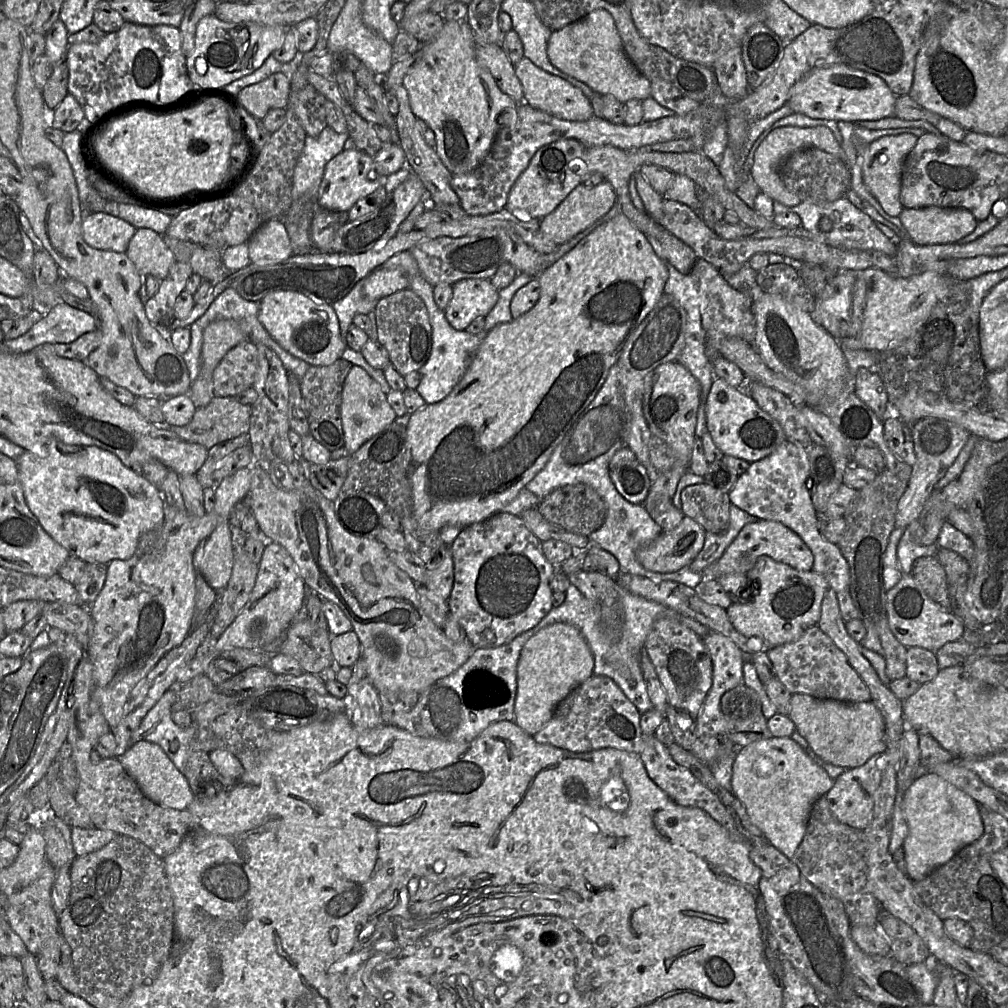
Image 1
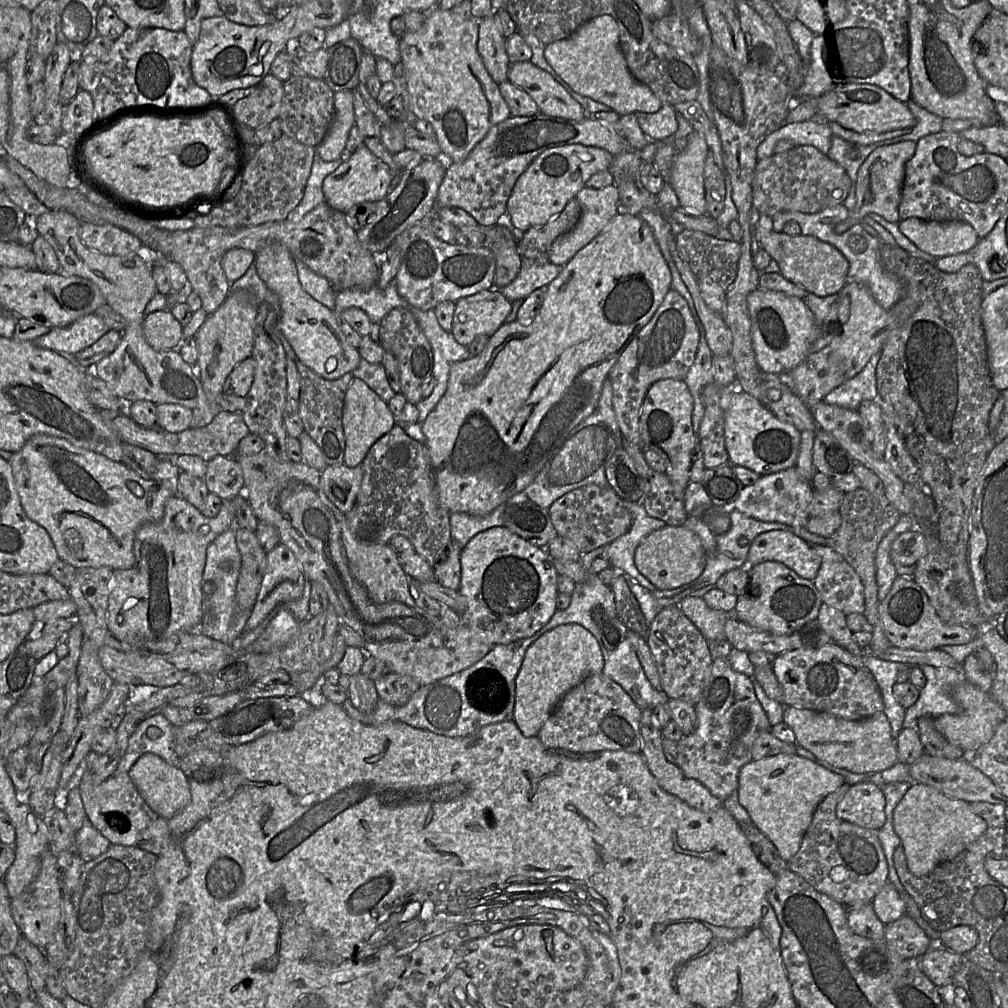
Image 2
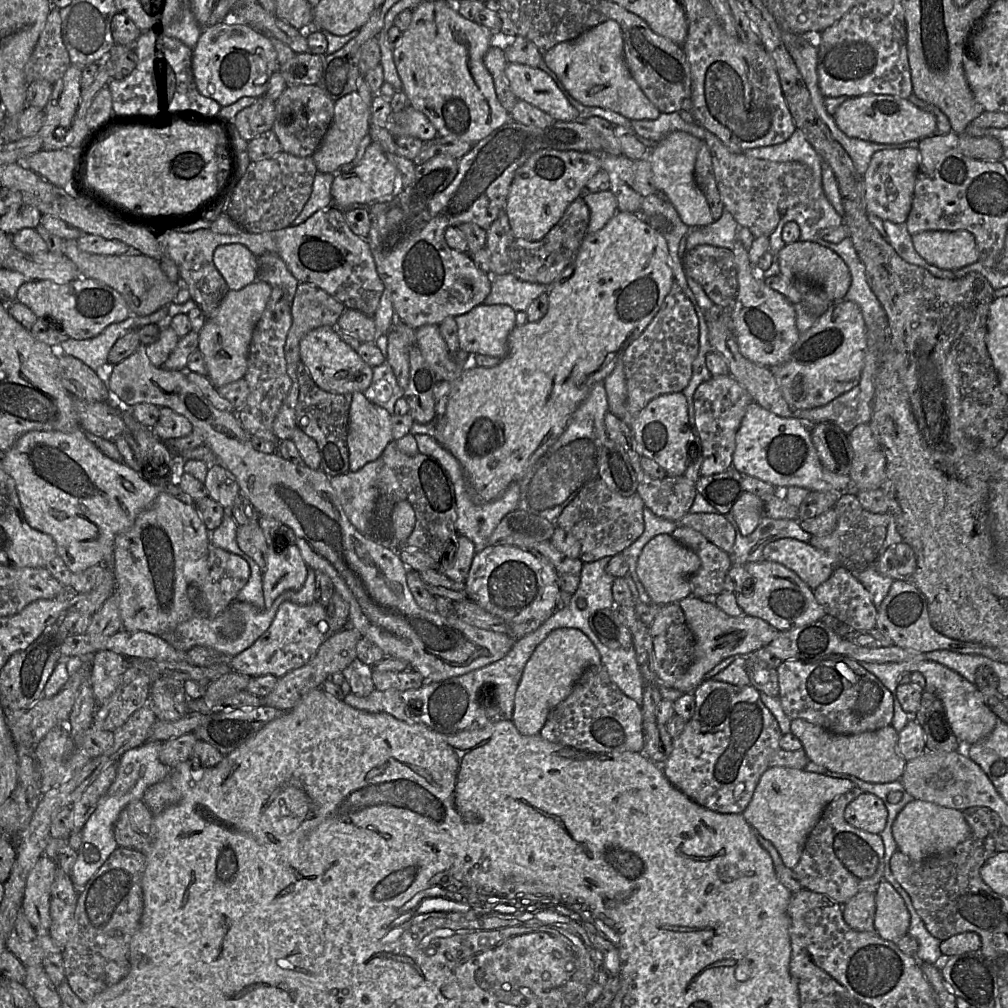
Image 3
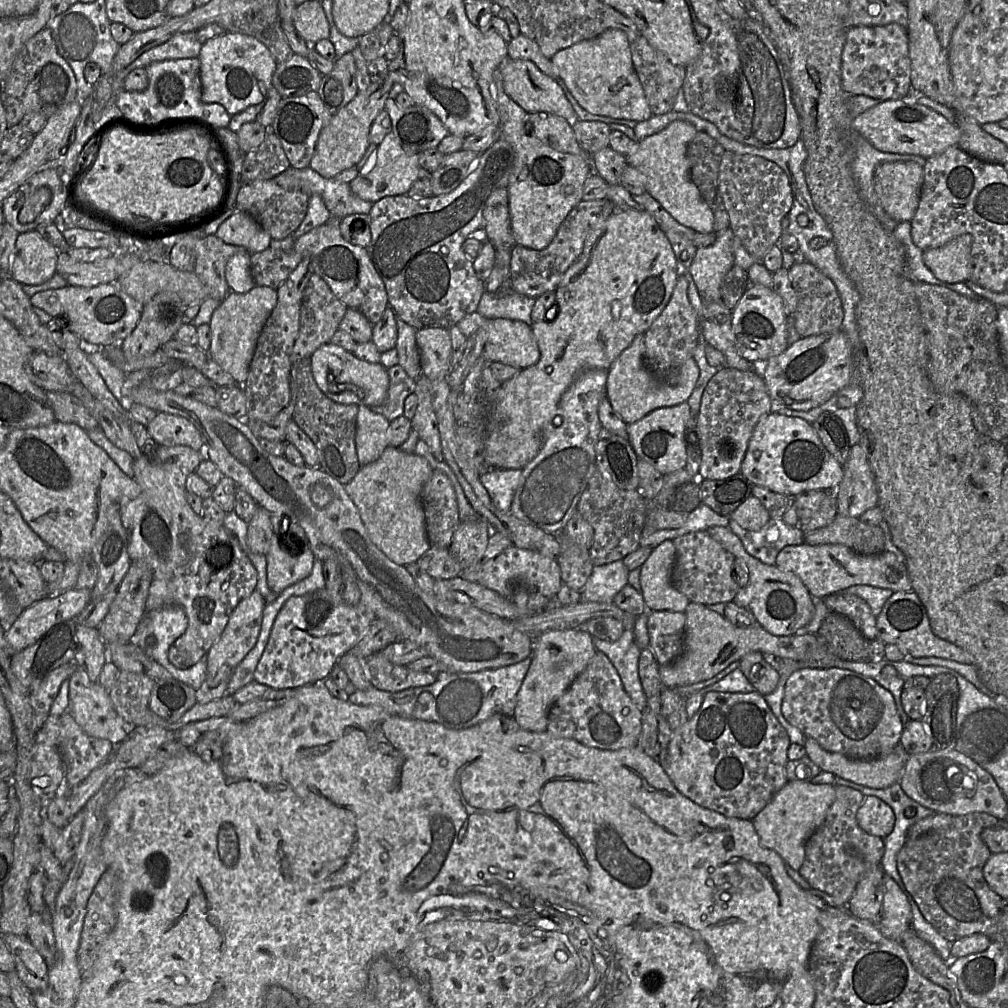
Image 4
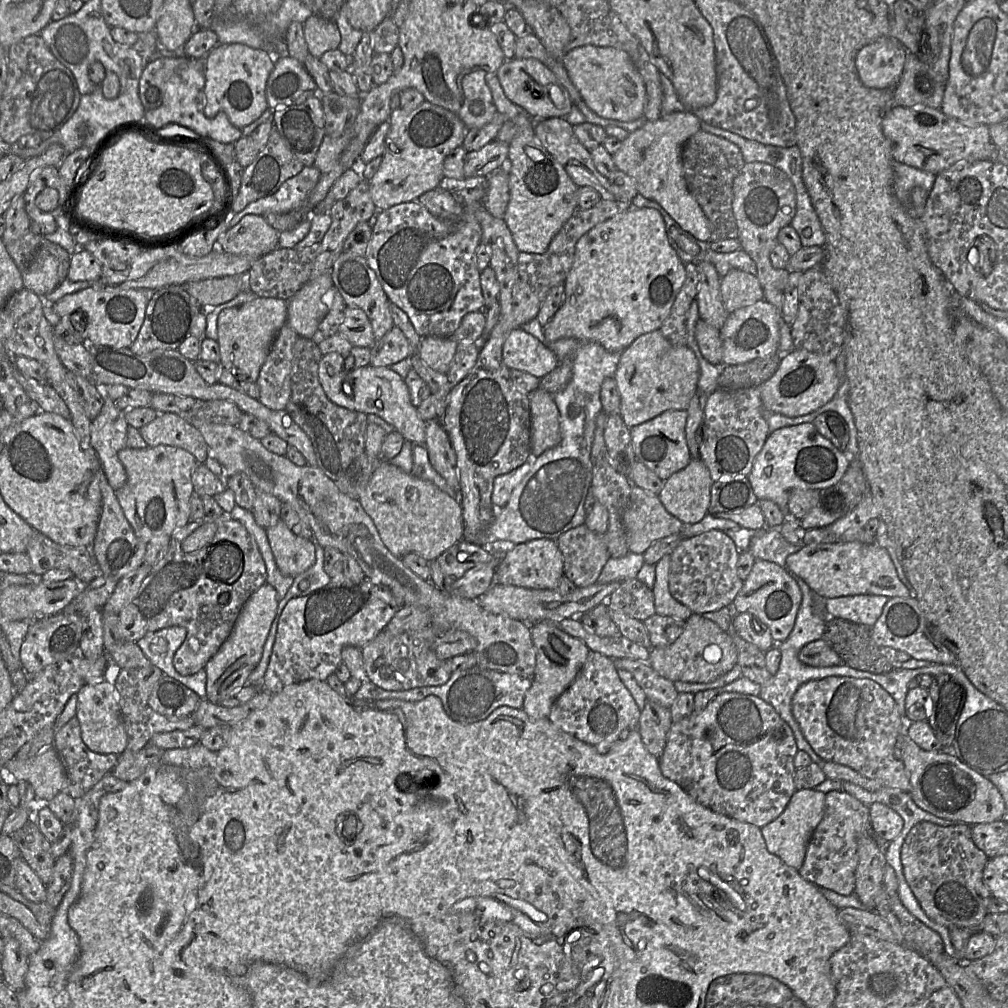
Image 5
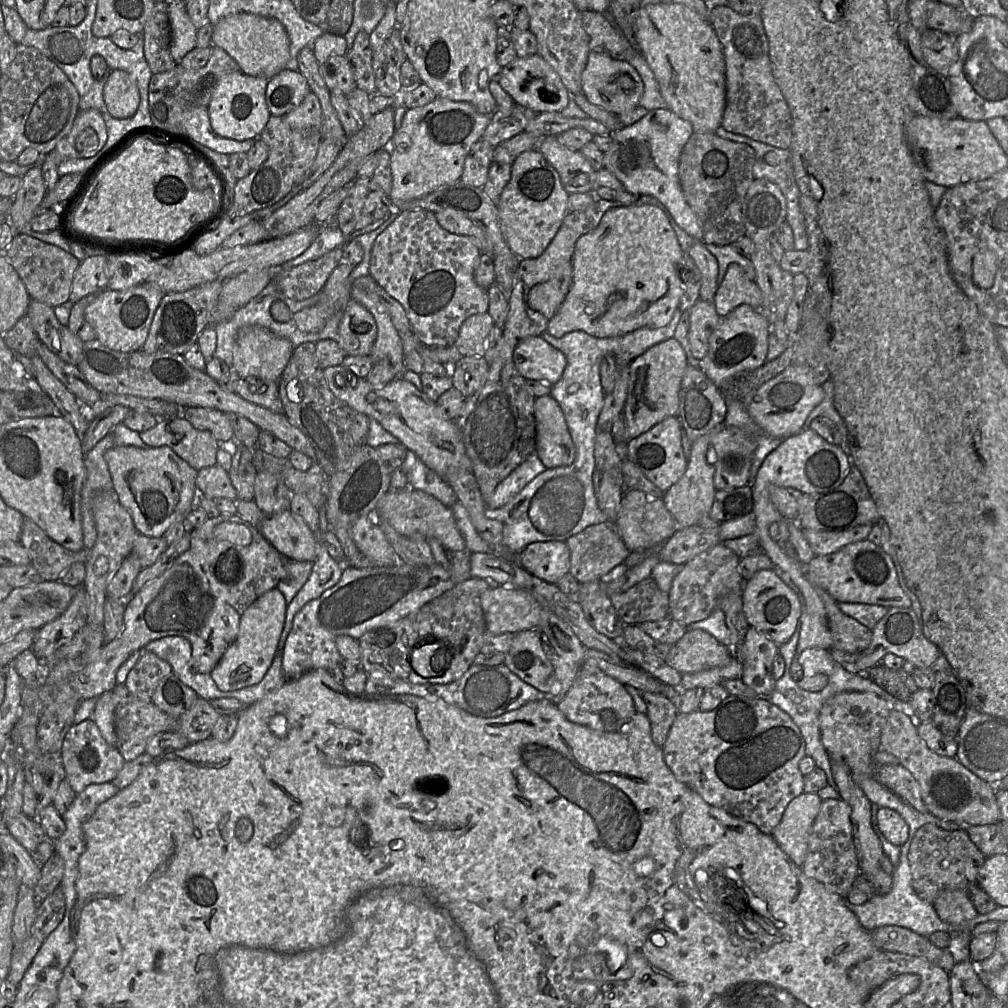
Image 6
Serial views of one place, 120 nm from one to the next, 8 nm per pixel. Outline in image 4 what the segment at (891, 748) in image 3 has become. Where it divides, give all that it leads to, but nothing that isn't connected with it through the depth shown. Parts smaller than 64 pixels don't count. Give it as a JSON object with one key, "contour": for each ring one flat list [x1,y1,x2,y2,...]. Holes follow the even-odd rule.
{"contour":[[806,737,804,747,806,755,821,771,873,789,885,789,898,782,907,759,900,744,889,754,869,760,852,759,829,752,809,737]]}

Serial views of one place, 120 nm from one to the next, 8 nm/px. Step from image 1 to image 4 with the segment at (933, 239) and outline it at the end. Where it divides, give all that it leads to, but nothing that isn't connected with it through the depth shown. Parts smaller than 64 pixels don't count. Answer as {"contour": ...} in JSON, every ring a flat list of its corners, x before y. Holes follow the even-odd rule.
{"contour":[[963,234,941,247,923,251,923,261,941,281,966,282,972,273,972,243,972,235]]}

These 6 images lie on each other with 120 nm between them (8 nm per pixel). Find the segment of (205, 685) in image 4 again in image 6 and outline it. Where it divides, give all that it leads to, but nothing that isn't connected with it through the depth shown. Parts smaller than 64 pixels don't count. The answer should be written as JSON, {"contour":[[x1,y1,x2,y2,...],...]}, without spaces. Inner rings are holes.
{"contour":[[275,587,258,597,242,614,236,639,226,649,210,676,223,692,236,691,259,683,273,661,283,630,287,603]]}

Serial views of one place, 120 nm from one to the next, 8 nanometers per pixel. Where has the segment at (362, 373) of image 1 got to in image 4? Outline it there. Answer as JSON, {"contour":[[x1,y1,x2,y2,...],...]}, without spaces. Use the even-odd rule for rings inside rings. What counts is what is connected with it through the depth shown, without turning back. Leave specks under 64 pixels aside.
{"contour":[[359,405,357,412,355,444,360,466,376,461,389,446,388,428,390,421,383,415,373,412,368,406]]}

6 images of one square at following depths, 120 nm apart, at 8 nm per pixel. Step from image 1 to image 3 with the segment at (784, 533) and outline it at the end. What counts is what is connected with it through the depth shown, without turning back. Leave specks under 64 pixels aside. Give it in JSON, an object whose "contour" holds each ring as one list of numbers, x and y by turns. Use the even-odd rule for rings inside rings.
{"contour":[[793,538,770,542,763,548,763,560,782,564,796,573,812,590,826,581,840,566,827,552]]}

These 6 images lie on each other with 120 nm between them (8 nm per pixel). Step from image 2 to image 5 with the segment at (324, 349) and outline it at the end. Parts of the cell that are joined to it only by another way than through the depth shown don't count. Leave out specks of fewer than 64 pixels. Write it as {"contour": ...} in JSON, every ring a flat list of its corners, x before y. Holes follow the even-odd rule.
{"contour":[[331,352,321,357,318,378,327,397,336,405,365,414,375,414,391,424,405,440,411,441,414,445,424,445,425,421,411,403,404,379,389,367,367,365,347,370,345,357,337,352]]}

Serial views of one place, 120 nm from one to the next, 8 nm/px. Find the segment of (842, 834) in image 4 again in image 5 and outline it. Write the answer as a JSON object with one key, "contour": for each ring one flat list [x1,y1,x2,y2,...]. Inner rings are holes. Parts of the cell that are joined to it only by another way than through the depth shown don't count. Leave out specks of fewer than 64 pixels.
{"contour":[[844,790,828,792,823,817,809,840,799,875,816,887,851,895,855,888,858,839,864,835,874,835,868,806]]}

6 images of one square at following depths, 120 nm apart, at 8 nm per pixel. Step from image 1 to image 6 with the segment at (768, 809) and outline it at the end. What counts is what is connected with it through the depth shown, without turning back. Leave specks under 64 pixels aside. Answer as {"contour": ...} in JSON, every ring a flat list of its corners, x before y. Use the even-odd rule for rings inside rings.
{"contour":[[803,792,796,796,789,802,781,821,770,834,793,863,799,867,803,865,810,829,822,801,816,793]]}

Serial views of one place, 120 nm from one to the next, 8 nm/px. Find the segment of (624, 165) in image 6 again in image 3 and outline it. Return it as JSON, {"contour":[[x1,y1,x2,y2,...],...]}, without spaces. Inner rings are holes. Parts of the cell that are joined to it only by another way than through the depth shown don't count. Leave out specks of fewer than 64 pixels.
{"contour":[[673,131,656,142,644,157,651,164,652,181,656,191,666,194,681,221,689,227,703,227,714,221,706,197,694,179,696,156,701,143,701,139,690,133]]}

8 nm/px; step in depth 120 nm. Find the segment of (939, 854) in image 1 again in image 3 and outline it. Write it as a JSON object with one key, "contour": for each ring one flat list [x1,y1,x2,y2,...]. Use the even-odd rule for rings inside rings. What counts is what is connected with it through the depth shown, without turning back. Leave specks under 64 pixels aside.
{"contour":[[917,799,906,804,892,824,892,834,898,850,913,862,920,862,933,855,952,850,965,841,970,833,970,826,962,811]]}

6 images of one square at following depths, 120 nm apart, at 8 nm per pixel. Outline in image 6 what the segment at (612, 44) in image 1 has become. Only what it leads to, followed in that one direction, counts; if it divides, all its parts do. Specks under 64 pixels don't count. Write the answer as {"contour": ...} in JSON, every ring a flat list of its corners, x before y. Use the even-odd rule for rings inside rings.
{"contour":[[592,50,589,52,582,73,582,93,590,103,617,116,635,109,639,105,643,92,643,80,629,61,614,59]]}

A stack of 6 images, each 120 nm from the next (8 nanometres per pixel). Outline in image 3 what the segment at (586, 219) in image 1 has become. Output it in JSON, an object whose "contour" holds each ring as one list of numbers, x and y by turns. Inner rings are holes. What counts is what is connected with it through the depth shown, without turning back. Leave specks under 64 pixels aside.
{"contour":[[611,190,588,193,582,196,590,211,587,235,602,229,618,212,618,204]]}

